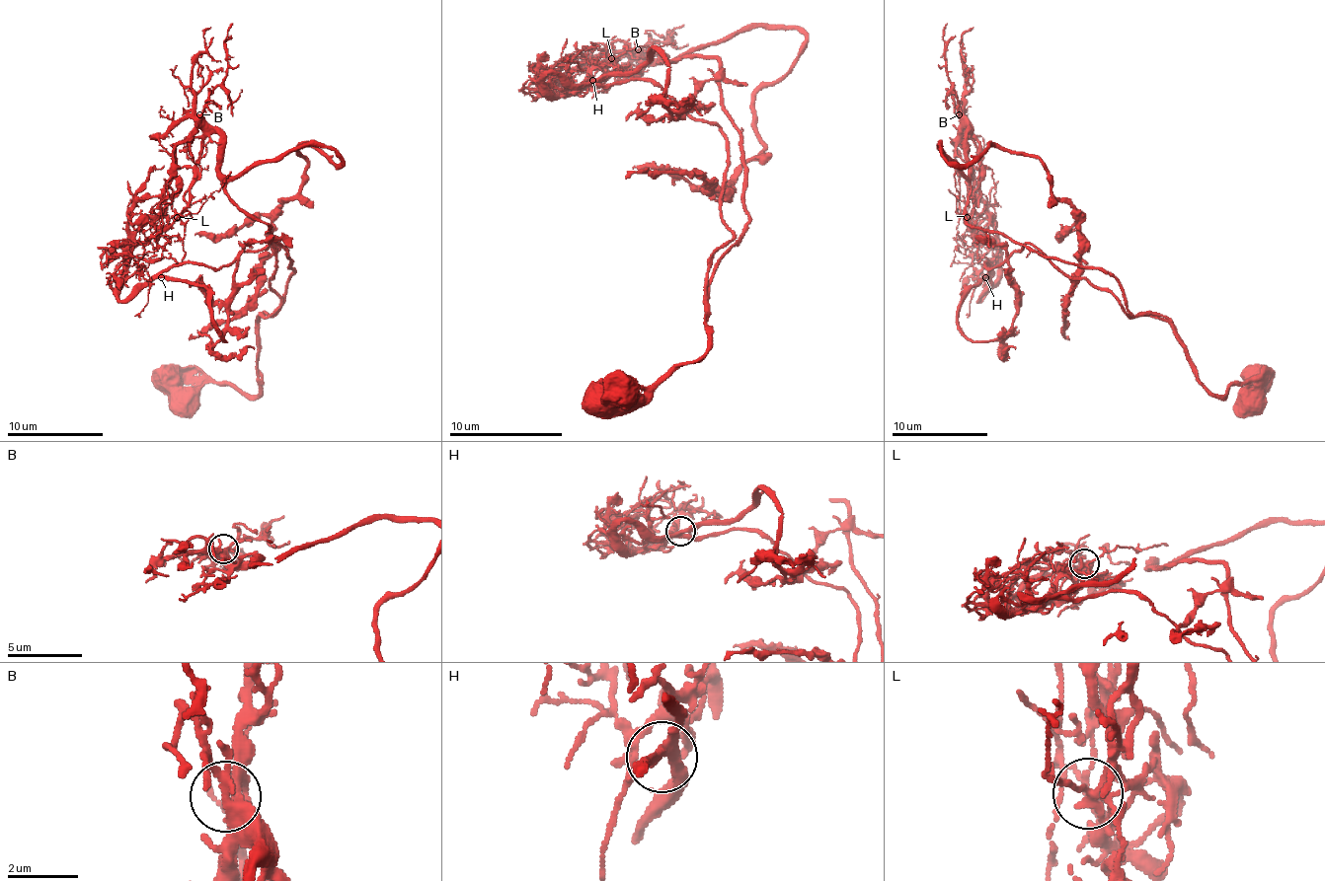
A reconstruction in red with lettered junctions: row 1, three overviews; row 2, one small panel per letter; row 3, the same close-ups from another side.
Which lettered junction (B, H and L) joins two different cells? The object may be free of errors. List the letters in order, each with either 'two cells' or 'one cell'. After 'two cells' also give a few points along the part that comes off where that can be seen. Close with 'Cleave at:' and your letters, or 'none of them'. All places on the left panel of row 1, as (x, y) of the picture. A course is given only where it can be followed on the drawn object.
B: one cell
H: one cell
L: two cells; course (178, 217), (151, 237), (131, 290), (269, 244), (280, 299), (257, 319), (260, 394), (206, 381), (170, 410)
Cleave at: L

